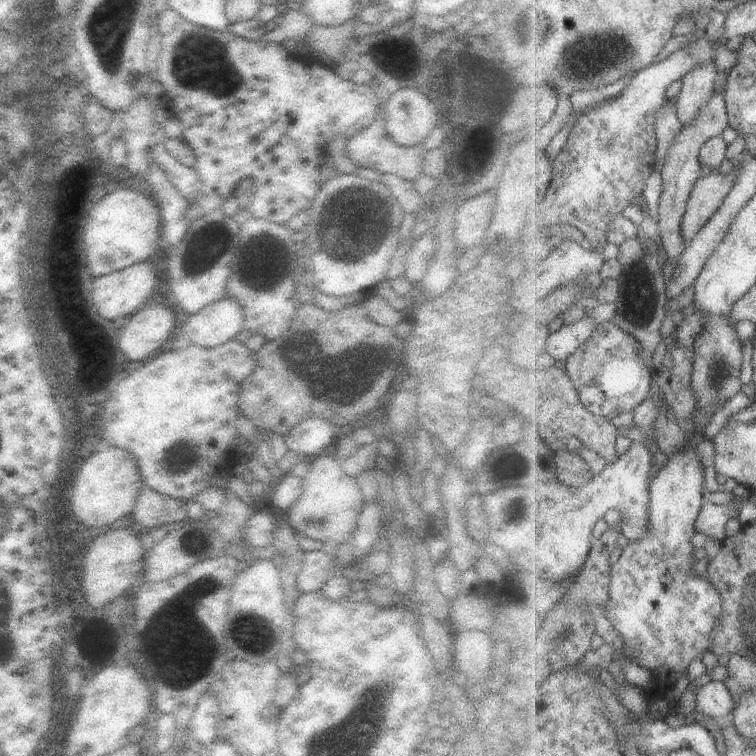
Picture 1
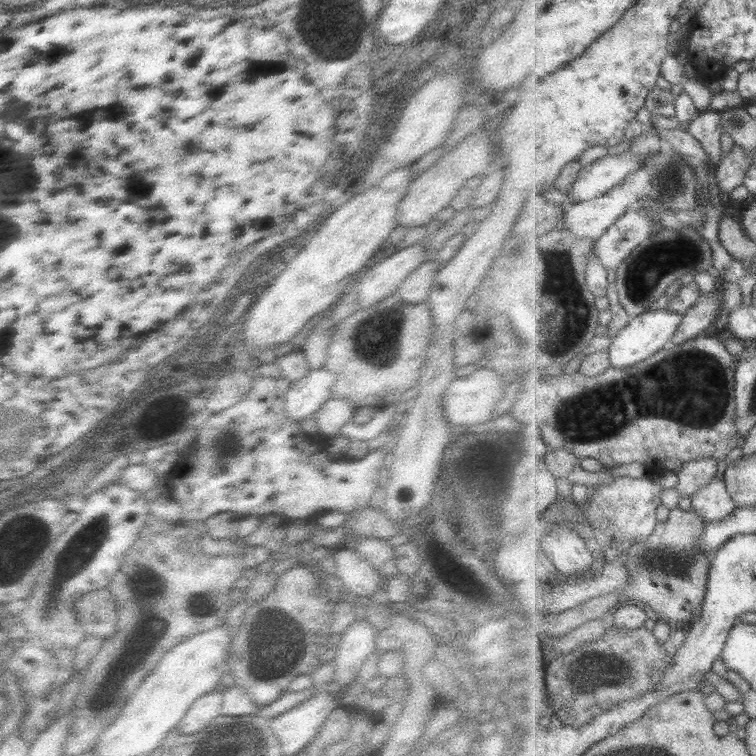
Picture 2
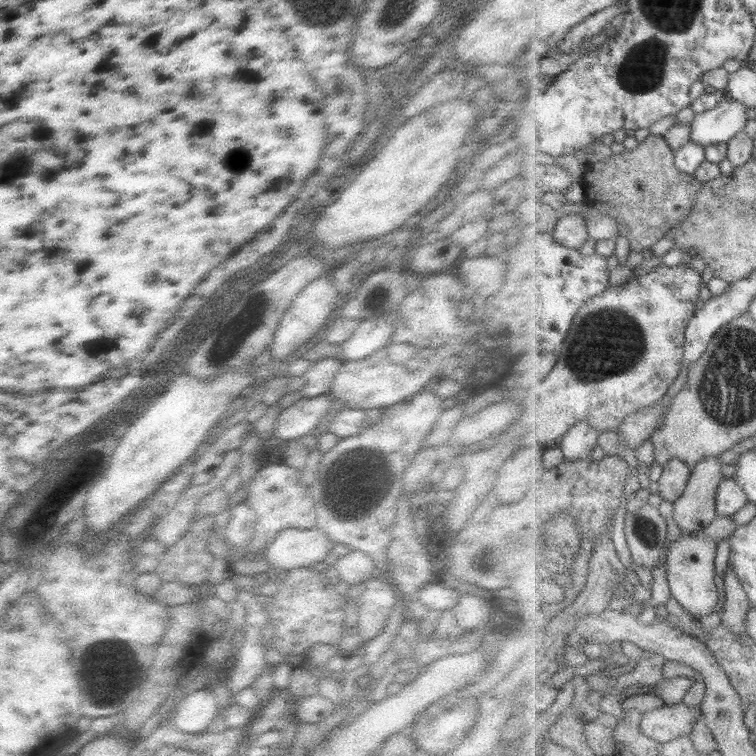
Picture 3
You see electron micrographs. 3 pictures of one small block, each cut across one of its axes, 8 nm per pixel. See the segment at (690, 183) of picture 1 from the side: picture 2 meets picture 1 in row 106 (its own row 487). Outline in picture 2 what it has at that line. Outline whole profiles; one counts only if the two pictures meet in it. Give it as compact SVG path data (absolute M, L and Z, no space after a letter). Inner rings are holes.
M718 473L710 485L706 485L691 497L692 510L704 517L707 522L727 520L739 507L729 491L725 473Z

